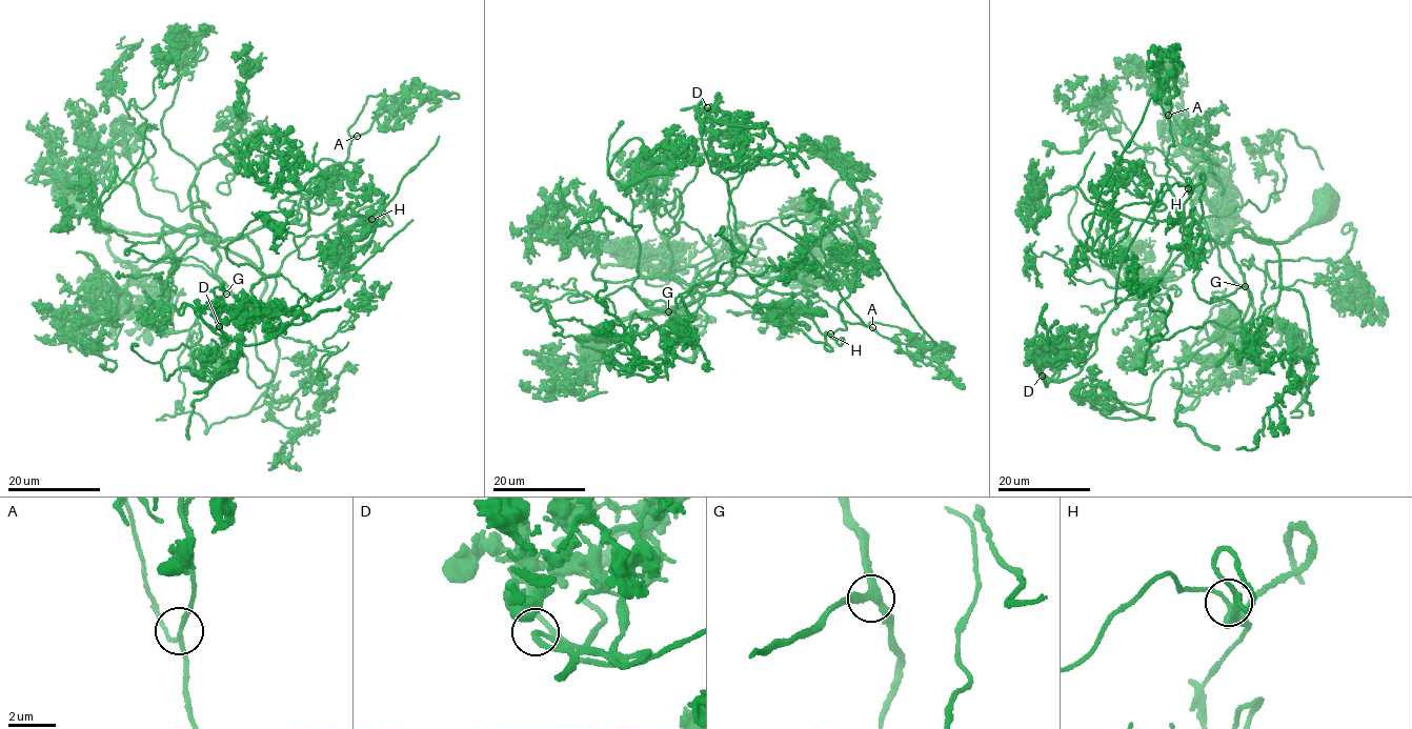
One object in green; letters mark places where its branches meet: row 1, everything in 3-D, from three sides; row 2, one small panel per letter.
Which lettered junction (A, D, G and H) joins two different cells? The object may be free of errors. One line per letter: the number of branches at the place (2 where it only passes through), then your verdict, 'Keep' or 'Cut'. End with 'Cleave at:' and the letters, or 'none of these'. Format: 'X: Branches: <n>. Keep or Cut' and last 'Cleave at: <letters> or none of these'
A: Branches: 3. Keep
D: Branches: 3. Keep
G: Branches: 3. Keep
H: Branches: 3. Keep
Cleave at: none of these

